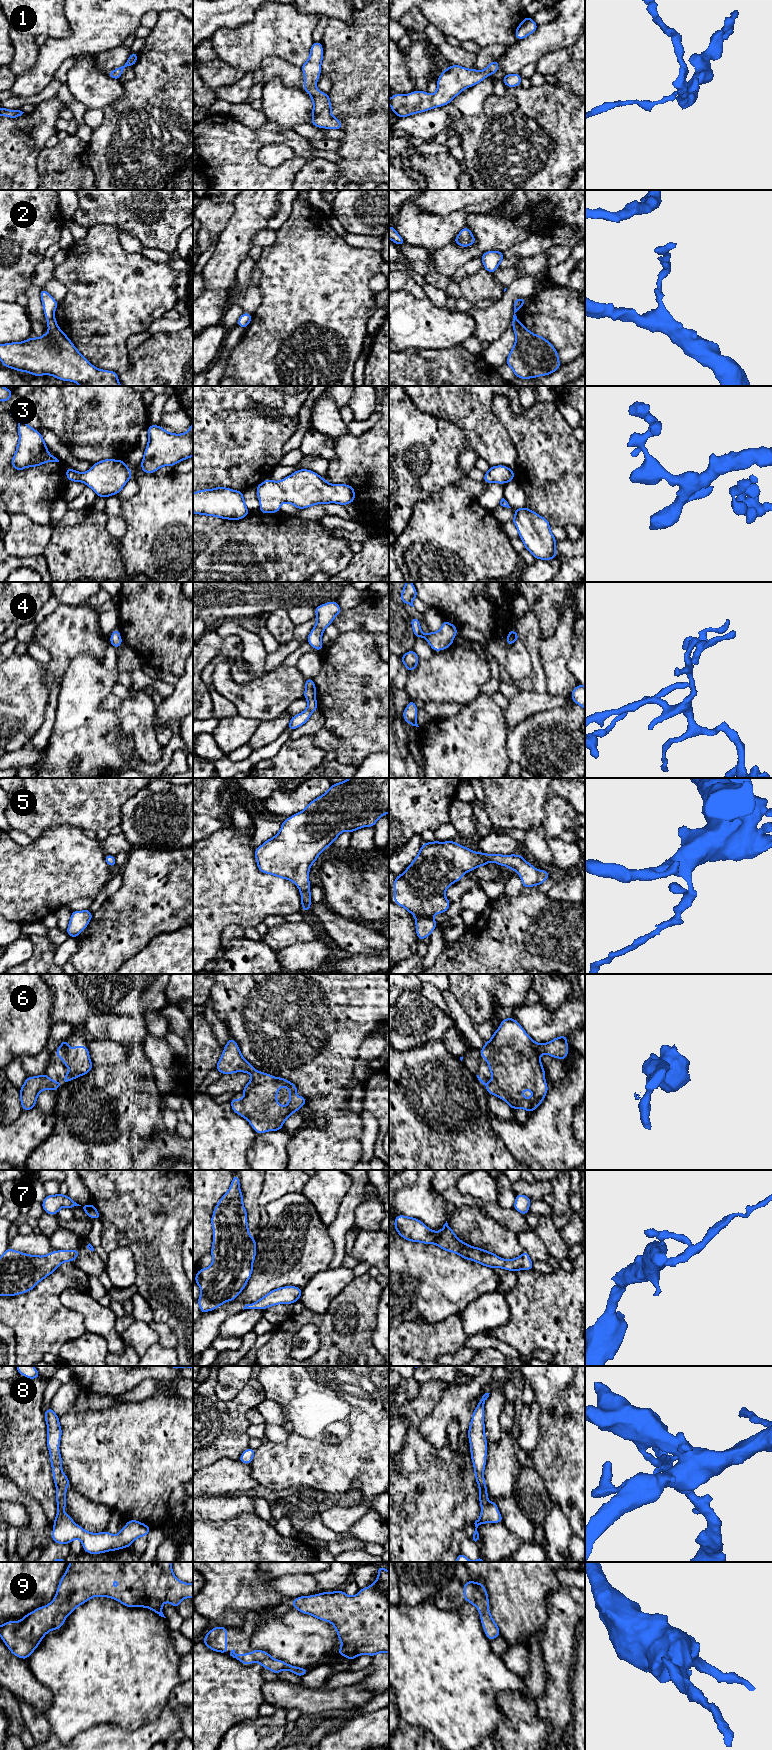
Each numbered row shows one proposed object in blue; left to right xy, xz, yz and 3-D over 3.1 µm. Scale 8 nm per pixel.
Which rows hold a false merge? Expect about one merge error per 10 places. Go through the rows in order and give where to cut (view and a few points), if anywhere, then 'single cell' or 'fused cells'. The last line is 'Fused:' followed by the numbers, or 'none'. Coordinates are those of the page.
1: no cut | single cell
2: no cut | single cell
3: no cut | single cell
4: no cut | single cell
5: no cut | single cell
6: no cut | single cell
7: no cut | single cell
8: no cut | single cell
9: no cut | single cell
Fused: none

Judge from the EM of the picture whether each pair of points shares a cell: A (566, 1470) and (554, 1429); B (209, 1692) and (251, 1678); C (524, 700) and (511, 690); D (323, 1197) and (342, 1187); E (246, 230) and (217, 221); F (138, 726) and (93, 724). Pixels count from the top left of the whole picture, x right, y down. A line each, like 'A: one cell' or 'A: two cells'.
A: one cell
B: one cell
C: two cells
D: one cell
E: two cells
F: two cells

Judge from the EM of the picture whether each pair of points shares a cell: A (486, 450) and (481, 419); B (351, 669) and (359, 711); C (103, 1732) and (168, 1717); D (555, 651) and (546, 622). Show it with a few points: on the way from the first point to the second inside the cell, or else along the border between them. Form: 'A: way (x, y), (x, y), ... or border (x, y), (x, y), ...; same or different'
A: way (486, 442), (486, 435), (482, 427); same
B: way (353, 679), (354, 687), (359, 694), (359, 701); same
C: way (119, 1737), (145, 1737), (152, 1732); same
D: border (561, 614), (555, 631), (540, 640); different

